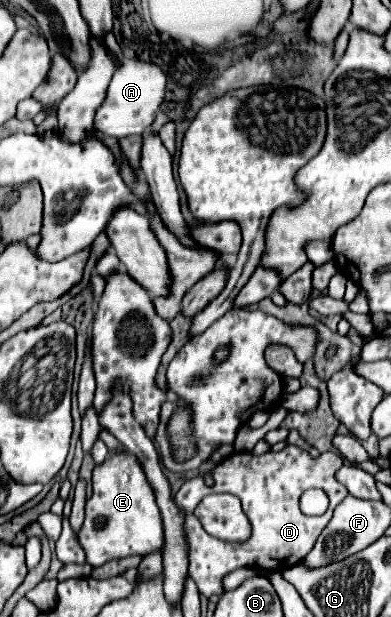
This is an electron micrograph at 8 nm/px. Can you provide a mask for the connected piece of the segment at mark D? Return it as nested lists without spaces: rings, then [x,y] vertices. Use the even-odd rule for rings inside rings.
[[[286,446],[282,452],[268,452],[268,454],[262,454],[262,456],[256,456],[256,454],[250,454],[250,452],[234,452],[232,456],[228,456],[220,464],[216,464],[214,470],[210,472],[214,482],[216,482],[212,488],[208,488],[204,484],[204,474],[188,478],[182,484],[182,488],[176,492],[174,498],[176,498],[176,504],[186,512],[186,536],[188,536],[188,544],[190,544],[190,574],[192,574],[192,580],[198,584],[200,594],[204,594],[206,598],[210,598],[212,594],[222,596],[224,594],[222,576],[226,576],[226,574],[230,574],[238,568],[254,568],[256,566],[256,568],[262,570],[262,566],[258,566],[258,564],[262,564],[262,558],[276,560],[280,568],[292,568],[298,562],[302,562],[302,558],[314,548],[320,532],[330,522],[334,508],[348,496],[348,490],[334,478],[338,468],[342,468],[342,464],[344,464],[344,458],[338,452],[322,452],[318,458],[312,458],[306,450],[302,450],[298,446]],[[308,488],[322,488],[328,494],[330,508],[324,516],[306,516],[306,514],[300,512],[298,500],[300,500],[302,492],[308,490]],[[212,492],[216,492],[216,494],[228,492],[228,494],[234,494],[234,496],[240,498],[242,508],[244,508],[244,512],[246,512],[246,516],[252,524],[252,536],[250,536],[248,542],[222,542],[218,538],[212,538],[202,528],[202,524],[198,522],[198,518],[192,512],[202,502],[202,498],[206,494],[212,494]]]

